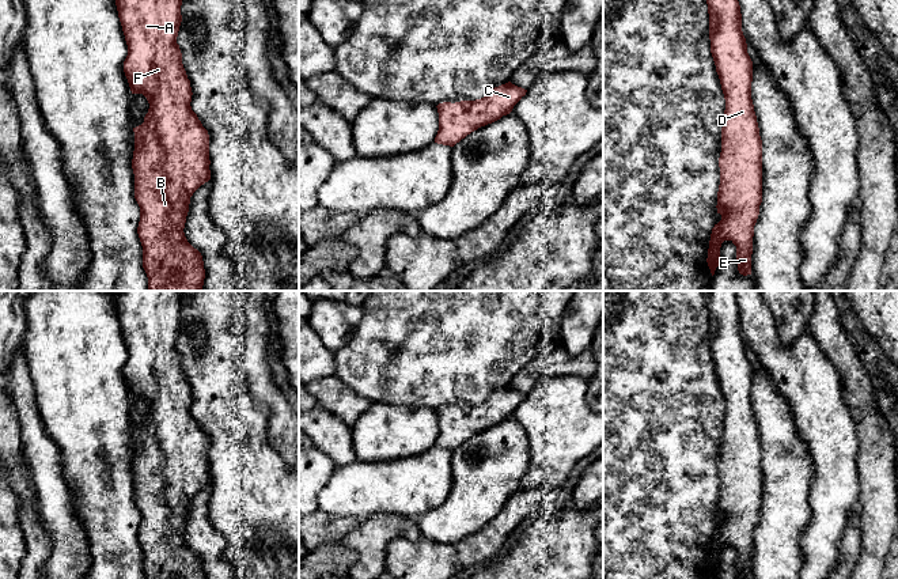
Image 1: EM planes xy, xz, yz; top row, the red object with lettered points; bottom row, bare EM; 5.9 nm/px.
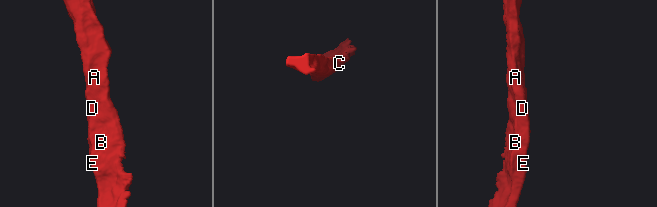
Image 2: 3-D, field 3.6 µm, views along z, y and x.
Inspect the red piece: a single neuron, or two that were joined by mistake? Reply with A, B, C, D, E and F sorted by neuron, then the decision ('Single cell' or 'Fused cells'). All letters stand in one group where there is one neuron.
Groups: A B C D E F. Single cell

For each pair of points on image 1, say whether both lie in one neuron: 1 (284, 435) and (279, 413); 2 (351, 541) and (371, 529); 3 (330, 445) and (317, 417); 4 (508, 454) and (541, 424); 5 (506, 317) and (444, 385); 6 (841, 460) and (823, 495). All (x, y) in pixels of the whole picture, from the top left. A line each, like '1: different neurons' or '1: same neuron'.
1: same neuron
2: same neuron
3: same neuron
4: different neurons
5: same neuron
6: same neuron

